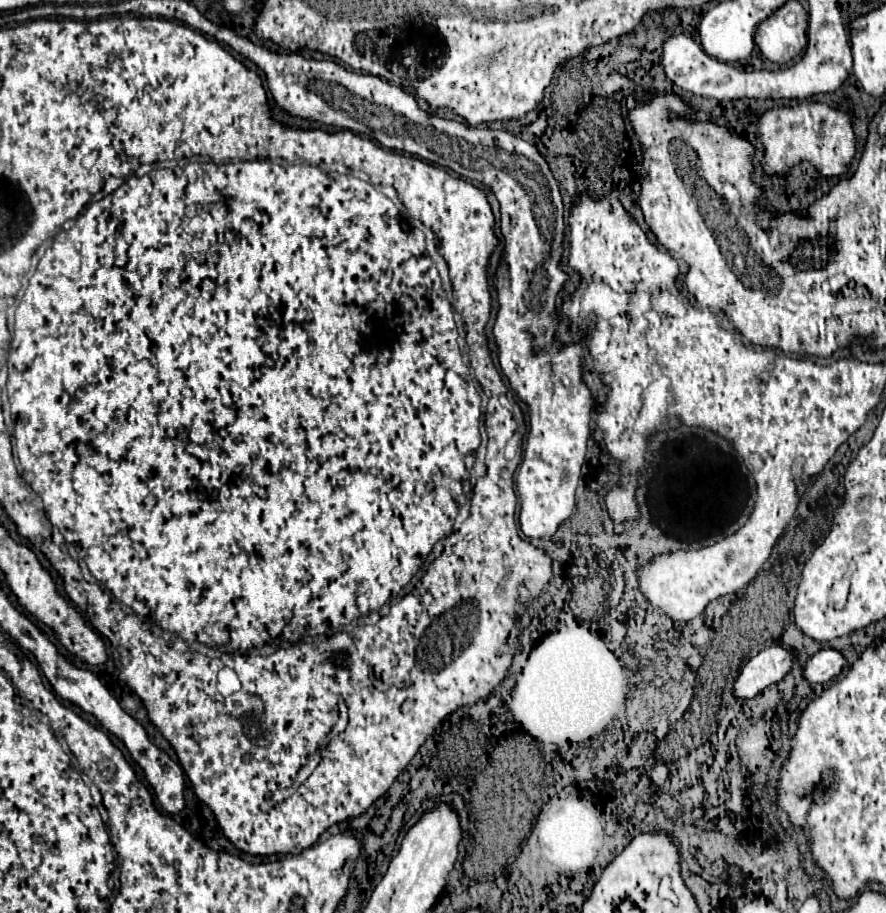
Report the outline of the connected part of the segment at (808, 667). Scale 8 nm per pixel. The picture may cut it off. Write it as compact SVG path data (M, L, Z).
M818 650L802 664L802 678L808 684L824 684L838 676L844 668L846 660L836 650Z

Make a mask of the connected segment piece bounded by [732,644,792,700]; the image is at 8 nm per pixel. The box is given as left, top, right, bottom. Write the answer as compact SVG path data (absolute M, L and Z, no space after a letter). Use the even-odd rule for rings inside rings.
M780 644L758 652L754 658L748 660L748 664L734 678L732 694L742 700L754 698L770 684L776 684L790 672L790 666L792 666L790 656L792 656L790 648Z

